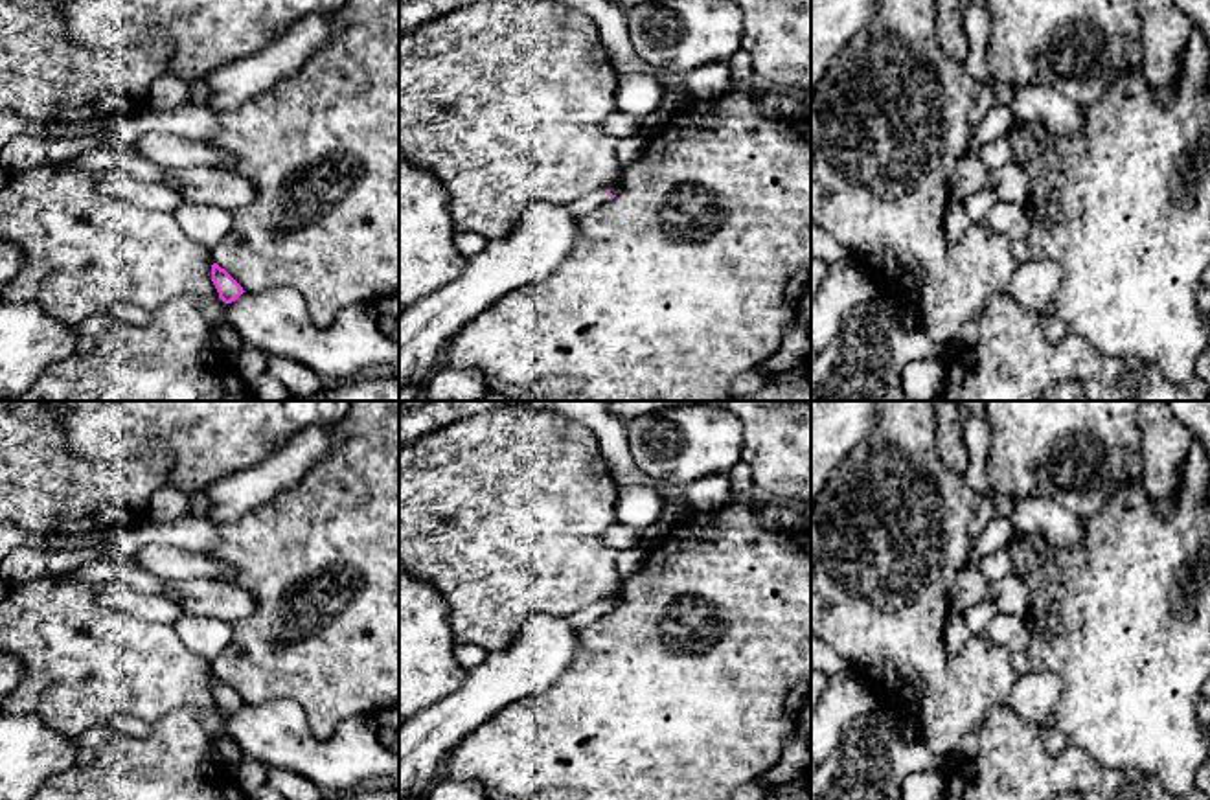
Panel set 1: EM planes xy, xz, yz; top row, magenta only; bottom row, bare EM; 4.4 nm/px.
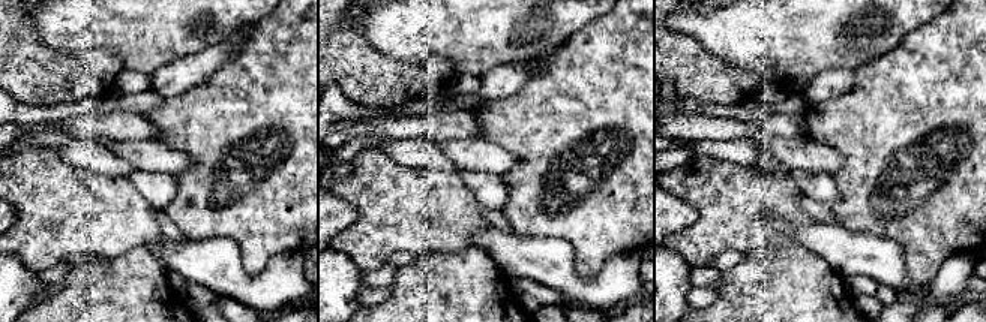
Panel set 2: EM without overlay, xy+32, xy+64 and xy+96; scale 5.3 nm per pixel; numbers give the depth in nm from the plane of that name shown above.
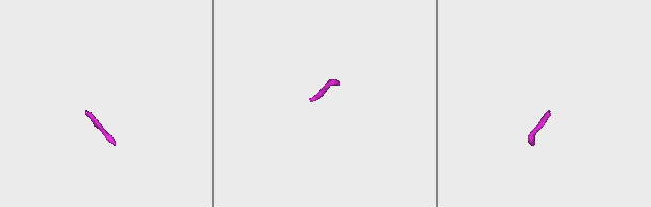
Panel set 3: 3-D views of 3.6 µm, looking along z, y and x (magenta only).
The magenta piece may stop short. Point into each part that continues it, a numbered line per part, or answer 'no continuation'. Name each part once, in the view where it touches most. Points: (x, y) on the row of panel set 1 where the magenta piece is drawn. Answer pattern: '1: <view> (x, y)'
1: xz (585, 205)

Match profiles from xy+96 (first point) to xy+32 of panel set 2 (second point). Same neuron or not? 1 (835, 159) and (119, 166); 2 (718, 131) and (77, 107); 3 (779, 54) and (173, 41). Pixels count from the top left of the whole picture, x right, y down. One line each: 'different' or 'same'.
1: different
2: different
3: same

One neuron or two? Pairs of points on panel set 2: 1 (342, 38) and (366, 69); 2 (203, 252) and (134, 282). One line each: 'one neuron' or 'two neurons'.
1: one neuron
2: two neurons

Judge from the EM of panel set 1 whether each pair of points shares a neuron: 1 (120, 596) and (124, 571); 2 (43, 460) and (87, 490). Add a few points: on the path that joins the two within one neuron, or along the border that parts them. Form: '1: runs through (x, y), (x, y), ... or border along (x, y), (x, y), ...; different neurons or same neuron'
1: border along (98, 580), (120, 580), (138, 591), (155, 593); different neurons
2: runs through (54, 471), (76, 490); same neuron

